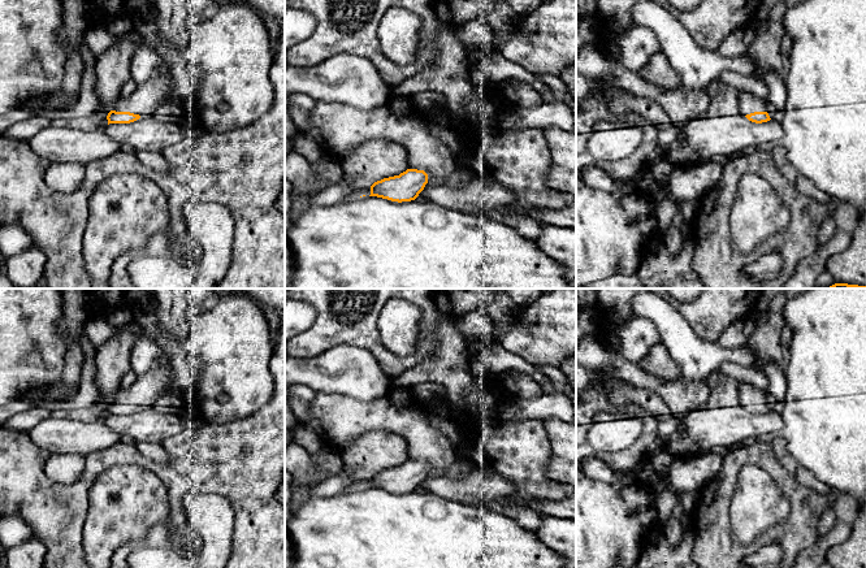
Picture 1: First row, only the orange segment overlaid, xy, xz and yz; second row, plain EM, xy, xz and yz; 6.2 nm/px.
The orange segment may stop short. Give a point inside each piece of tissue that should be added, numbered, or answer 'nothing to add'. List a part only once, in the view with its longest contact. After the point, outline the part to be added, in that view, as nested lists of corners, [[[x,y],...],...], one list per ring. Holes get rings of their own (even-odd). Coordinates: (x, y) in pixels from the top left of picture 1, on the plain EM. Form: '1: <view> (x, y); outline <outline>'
1: xy (143, 393); outline [[[161,348],[161,352],[163,356],[160,361],[163,367],[152,369],[143,376],[138,376],[130,387],[120,389],[116,393],[113,402],[130,403],[140,408],[153,407],[156,398],[170,390],[173,368],[166,351]]]

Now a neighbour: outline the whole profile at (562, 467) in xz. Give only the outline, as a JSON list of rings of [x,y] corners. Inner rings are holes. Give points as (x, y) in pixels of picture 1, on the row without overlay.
[[[544,419],[550,441],[550,461],[547,476],[576,487],[576,422],[564,422],[558,419]]]

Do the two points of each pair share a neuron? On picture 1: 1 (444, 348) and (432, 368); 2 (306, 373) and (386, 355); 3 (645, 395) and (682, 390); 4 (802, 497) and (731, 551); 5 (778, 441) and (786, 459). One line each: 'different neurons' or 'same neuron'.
1: same neuron
2: different neurons
3: different neurons
4: same neuron
5: same neuron

